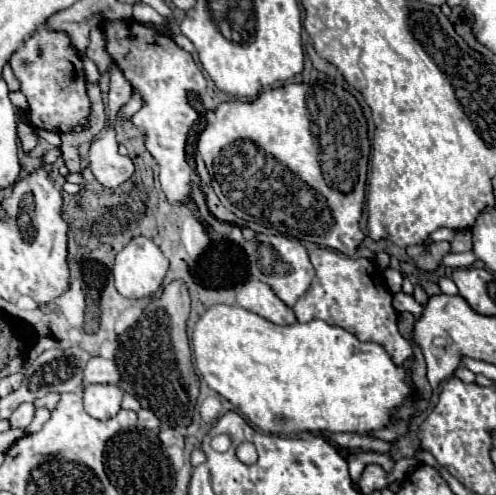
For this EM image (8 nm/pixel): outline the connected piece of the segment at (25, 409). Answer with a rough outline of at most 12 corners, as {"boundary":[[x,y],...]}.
{"boundary":[[22,403],[10,415],[12,429],[26,429],[34,419],[34,405]]}

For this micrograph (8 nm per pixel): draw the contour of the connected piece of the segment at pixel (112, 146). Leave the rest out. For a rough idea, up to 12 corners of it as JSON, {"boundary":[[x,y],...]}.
{"boundary":[[110,141],[92,143],[90,171],[104,187],[120,187],[134,173],[130,157]]}

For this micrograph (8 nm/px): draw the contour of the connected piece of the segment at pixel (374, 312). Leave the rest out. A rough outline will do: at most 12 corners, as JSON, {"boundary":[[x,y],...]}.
{"boundary":[[318,247],[310,289],[292,307],[414,359],[368,259]]}

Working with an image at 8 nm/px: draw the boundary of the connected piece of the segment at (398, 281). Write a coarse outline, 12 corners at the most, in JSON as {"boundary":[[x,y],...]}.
{"boundary":[[386,269],[384,279],[392,293],[402,291],[402,273]]}

